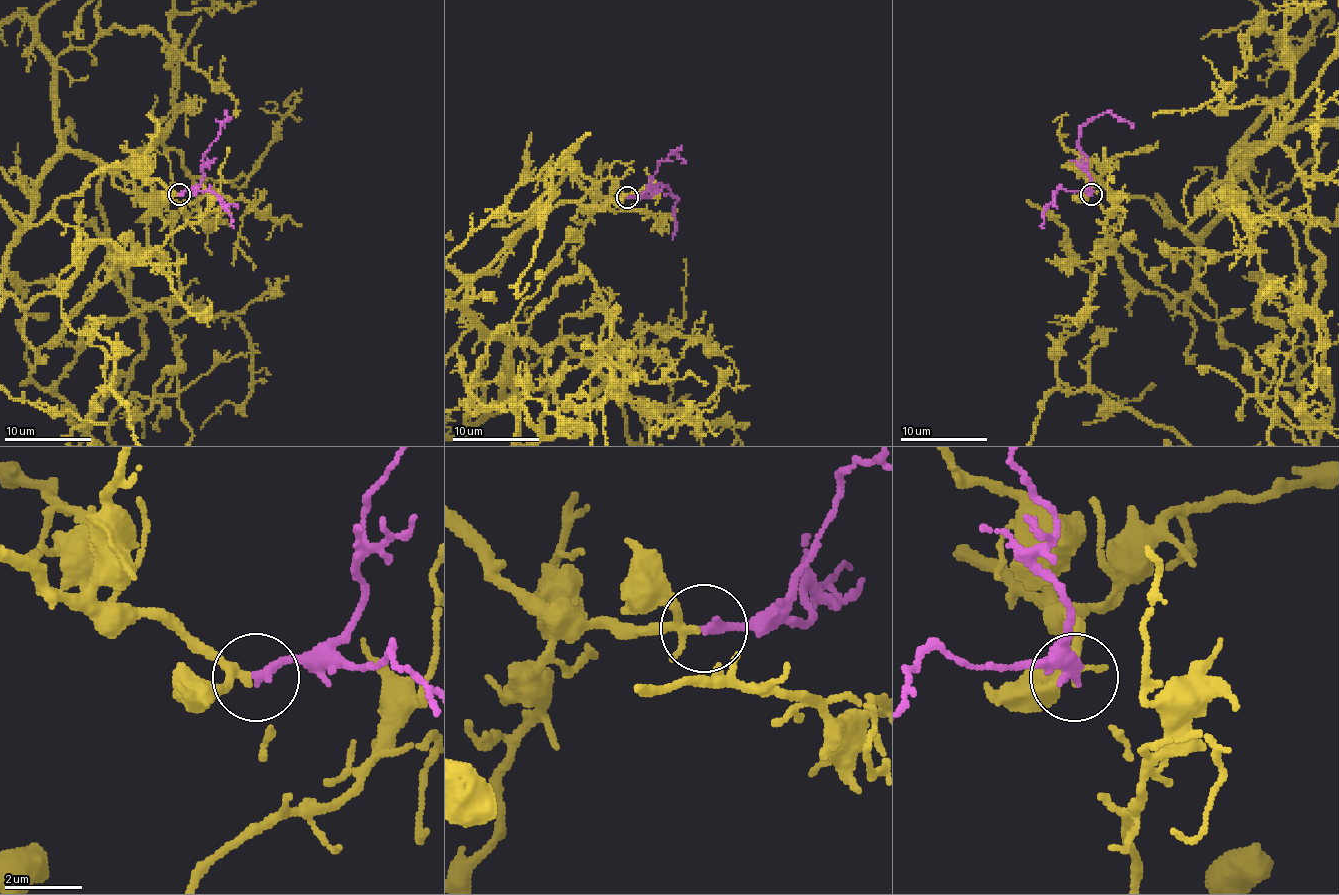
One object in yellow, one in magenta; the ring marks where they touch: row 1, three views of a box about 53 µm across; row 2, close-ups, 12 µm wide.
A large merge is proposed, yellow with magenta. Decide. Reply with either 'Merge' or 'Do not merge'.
Merge

